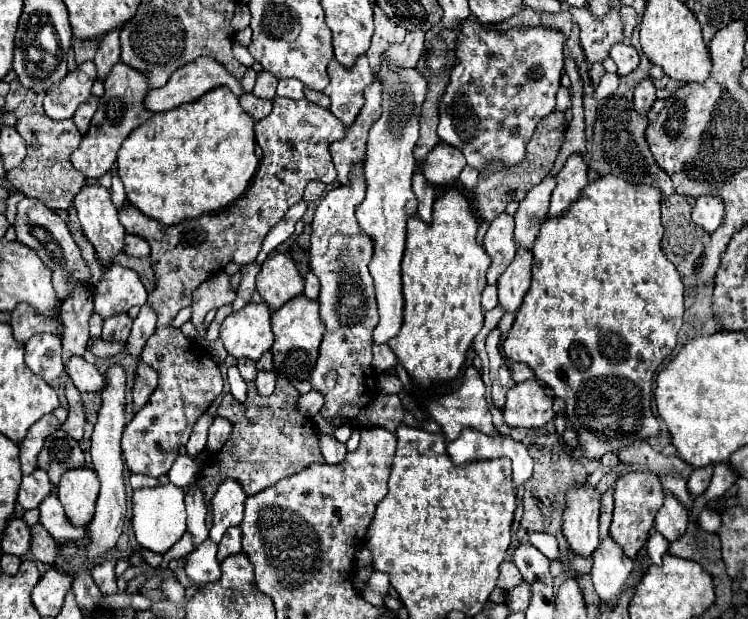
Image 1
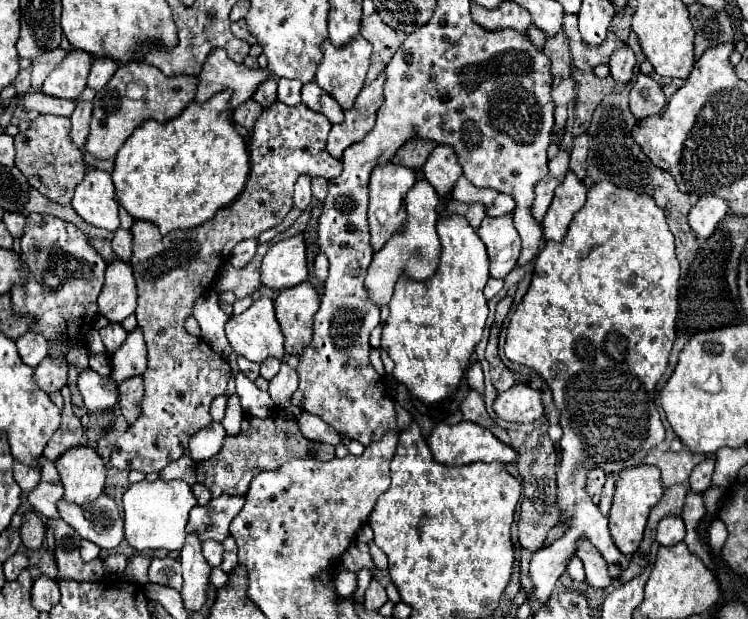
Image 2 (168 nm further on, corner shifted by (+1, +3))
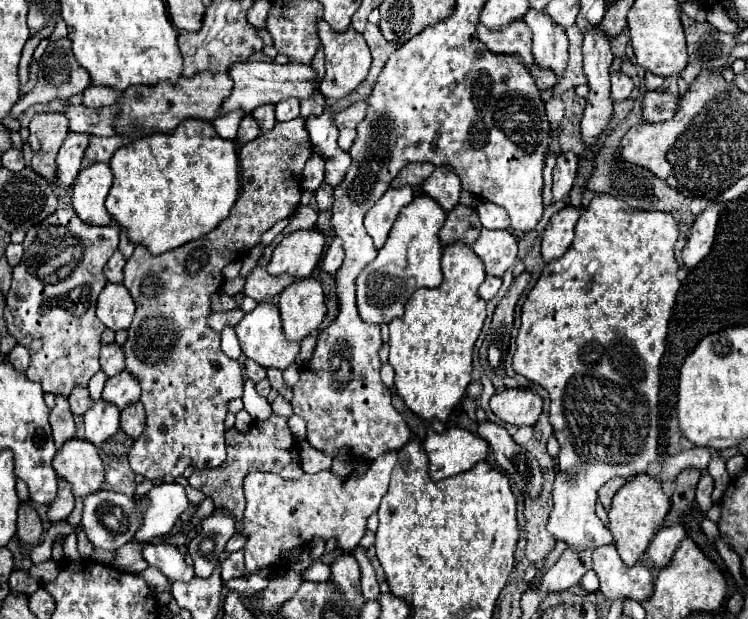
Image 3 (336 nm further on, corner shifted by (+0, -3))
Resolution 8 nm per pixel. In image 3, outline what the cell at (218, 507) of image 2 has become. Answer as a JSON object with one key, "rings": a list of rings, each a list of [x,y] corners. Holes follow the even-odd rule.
{"rings":[[[214,512],[202,520],[202,532],[198,532],[188,552],[194,560],[194,570],[198,578],[208,578],[220,564],[220,554],[226,542],[234,536],[234,518],[224,512]]]}

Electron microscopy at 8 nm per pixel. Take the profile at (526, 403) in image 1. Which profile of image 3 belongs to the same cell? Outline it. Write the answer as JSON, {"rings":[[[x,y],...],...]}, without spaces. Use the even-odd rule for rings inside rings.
{"rings":[[[504,388],[490,398],[490,410],[506,424],[534,426],[542,414],[542,398],[526,388]]]}

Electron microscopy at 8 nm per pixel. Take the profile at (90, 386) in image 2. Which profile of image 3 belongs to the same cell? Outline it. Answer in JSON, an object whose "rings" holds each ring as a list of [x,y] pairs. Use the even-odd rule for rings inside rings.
{"rings":[[[98,400],[86,412],[84,426],[86,426],[86,440],[92,442],[94,446],[102,446],[120,428],[120,410],[114,404]]]}

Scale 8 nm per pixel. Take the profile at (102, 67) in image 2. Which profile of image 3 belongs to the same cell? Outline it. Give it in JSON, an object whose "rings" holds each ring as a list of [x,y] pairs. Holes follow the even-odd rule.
{"rings":[[[88,86],[84,90],[84,106],[86,108],[102,108],[112,106],[120,98],[118,90],[112,90],[108,86]]]}

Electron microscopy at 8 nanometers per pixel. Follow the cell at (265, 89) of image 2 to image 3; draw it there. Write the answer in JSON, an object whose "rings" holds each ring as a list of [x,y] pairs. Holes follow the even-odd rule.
{"rings":[[[260,106],[252,112],[252,118],[256,118],[258,126],[262,132],[268,132],[274,128],[276,120],[274,120],[274,106]]]}

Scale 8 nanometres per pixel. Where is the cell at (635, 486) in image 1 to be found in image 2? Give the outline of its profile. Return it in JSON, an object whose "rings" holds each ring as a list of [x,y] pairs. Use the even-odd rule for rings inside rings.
{"rings":[[[639,464],[639,466],[631,466],[619,472],[617,486],[615,486],[615,498],[613,498],[613,506],[609,512],[609,530],[611,530],[615,546],[625,556],[631,556],[639,548],[649,510],[661,500],[661,496],[663,496],[663,484],[661,484],[661,474],[657,466]]]}

